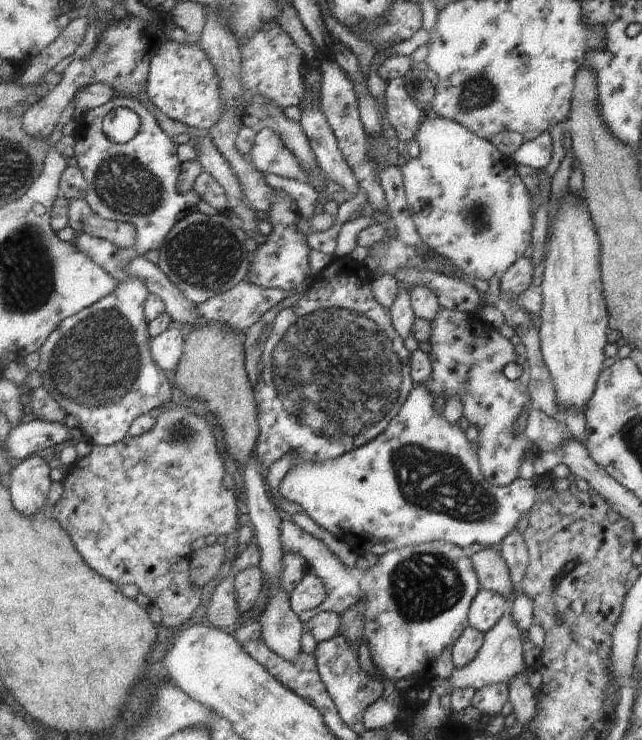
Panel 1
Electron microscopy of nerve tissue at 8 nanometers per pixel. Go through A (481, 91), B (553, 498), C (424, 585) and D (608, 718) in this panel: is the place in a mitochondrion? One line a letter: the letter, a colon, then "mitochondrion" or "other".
A: mitochondrion
B: other
C: mitochondrion
D: other

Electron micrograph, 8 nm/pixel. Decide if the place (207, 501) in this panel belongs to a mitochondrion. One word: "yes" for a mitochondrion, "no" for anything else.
no

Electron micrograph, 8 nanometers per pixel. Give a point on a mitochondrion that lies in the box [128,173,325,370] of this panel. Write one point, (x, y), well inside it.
(205, 256)

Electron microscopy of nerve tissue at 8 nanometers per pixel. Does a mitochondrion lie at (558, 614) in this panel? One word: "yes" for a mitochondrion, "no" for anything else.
yes

